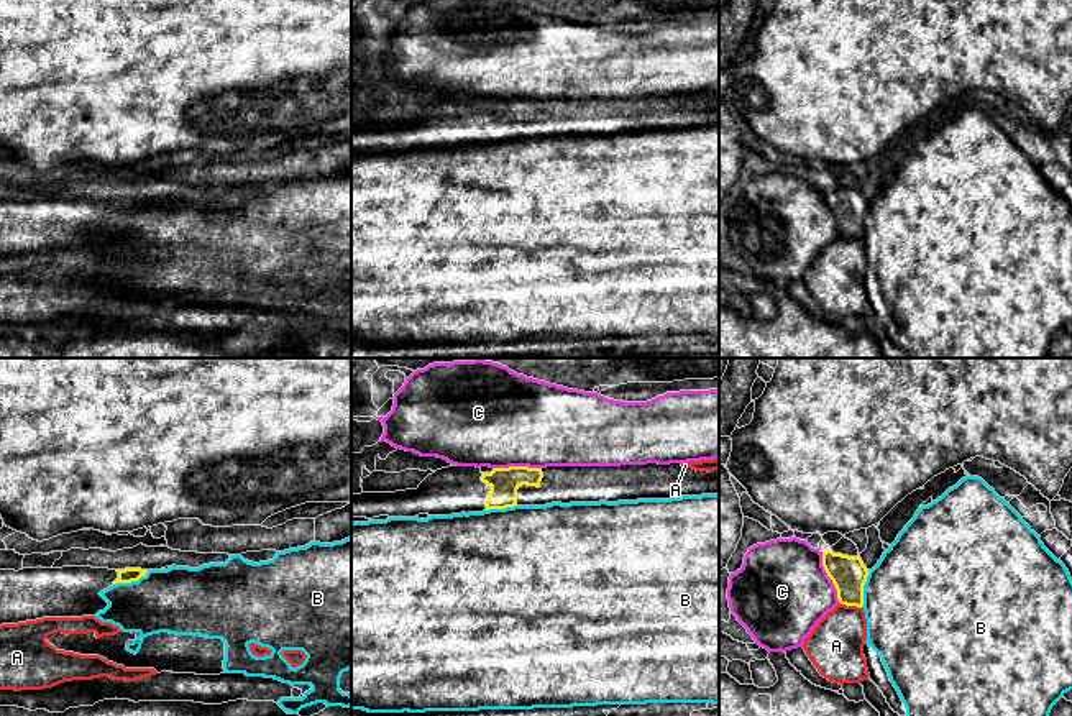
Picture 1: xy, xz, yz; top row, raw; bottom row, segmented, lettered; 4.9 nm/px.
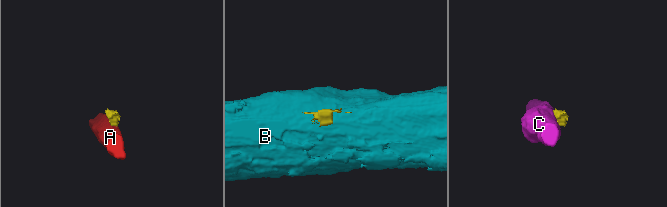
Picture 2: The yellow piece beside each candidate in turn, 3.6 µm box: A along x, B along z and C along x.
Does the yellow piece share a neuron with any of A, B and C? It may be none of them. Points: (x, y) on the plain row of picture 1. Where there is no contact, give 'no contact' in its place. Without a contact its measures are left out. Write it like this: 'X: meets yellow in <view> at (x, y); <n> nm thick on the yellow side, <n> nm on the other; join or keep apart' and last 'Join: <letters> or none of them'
A: meets yellow in yz at (851, 237); 170 nm thick on the yellow side, 280 nm on the other; keep apart
B: meets yellow in xy at (130, 214); 70 nm thick on the yellow side, 320 nm on the other; keep apart
C: meets yellow in yz at (828, 207); 170 nm thick on the yellow side, 460 nm on the other; keep apart
Join: none of them

